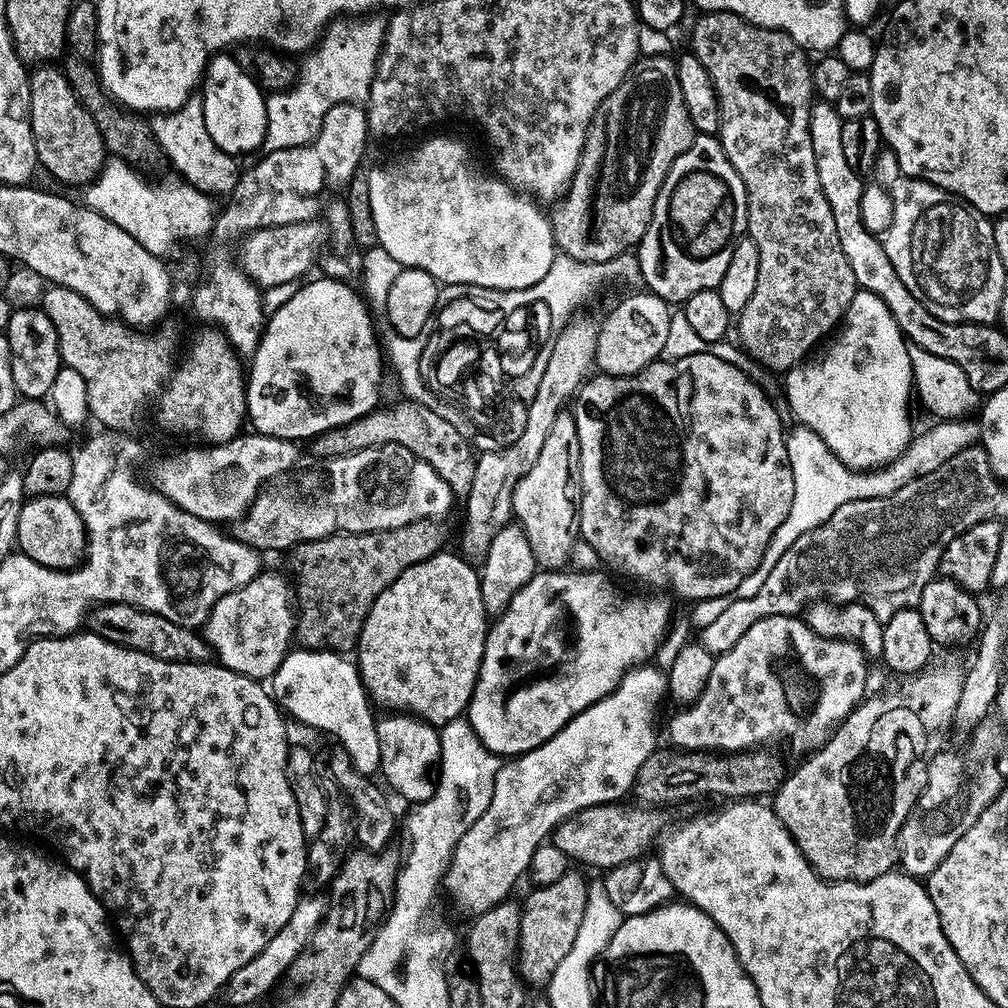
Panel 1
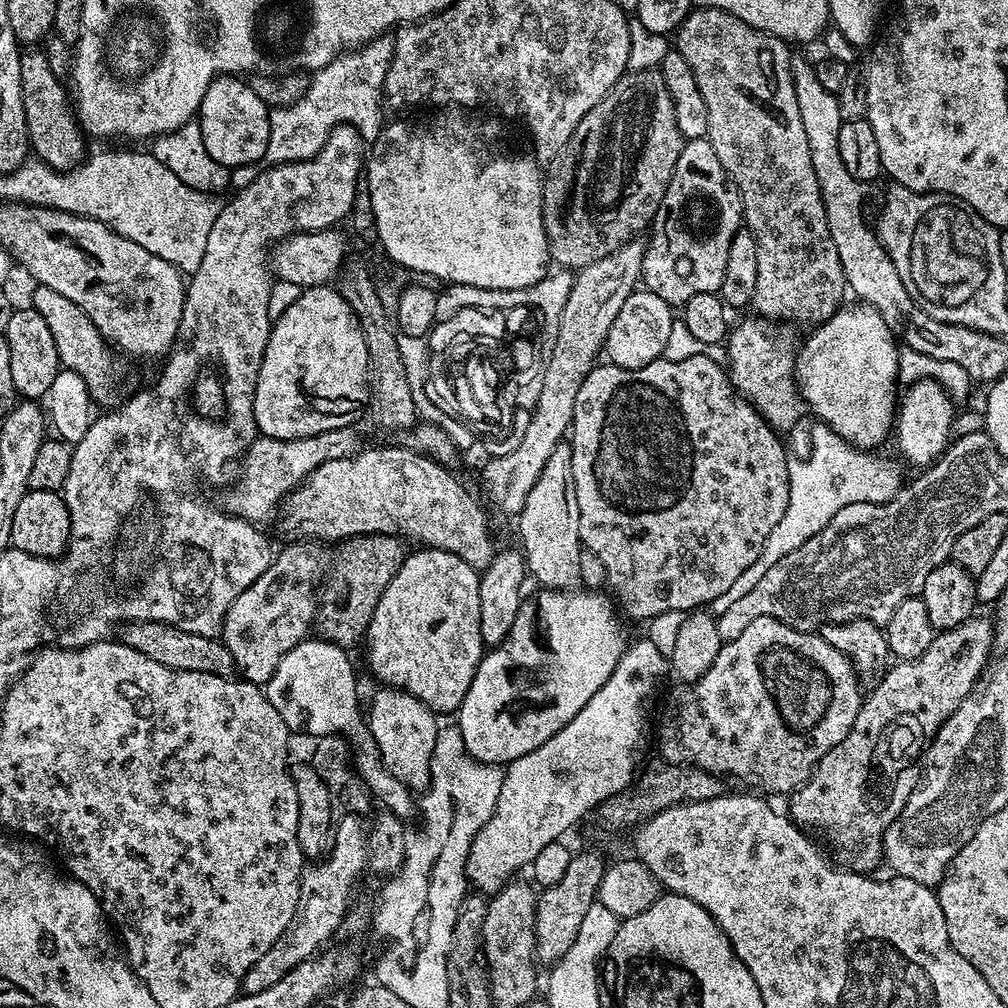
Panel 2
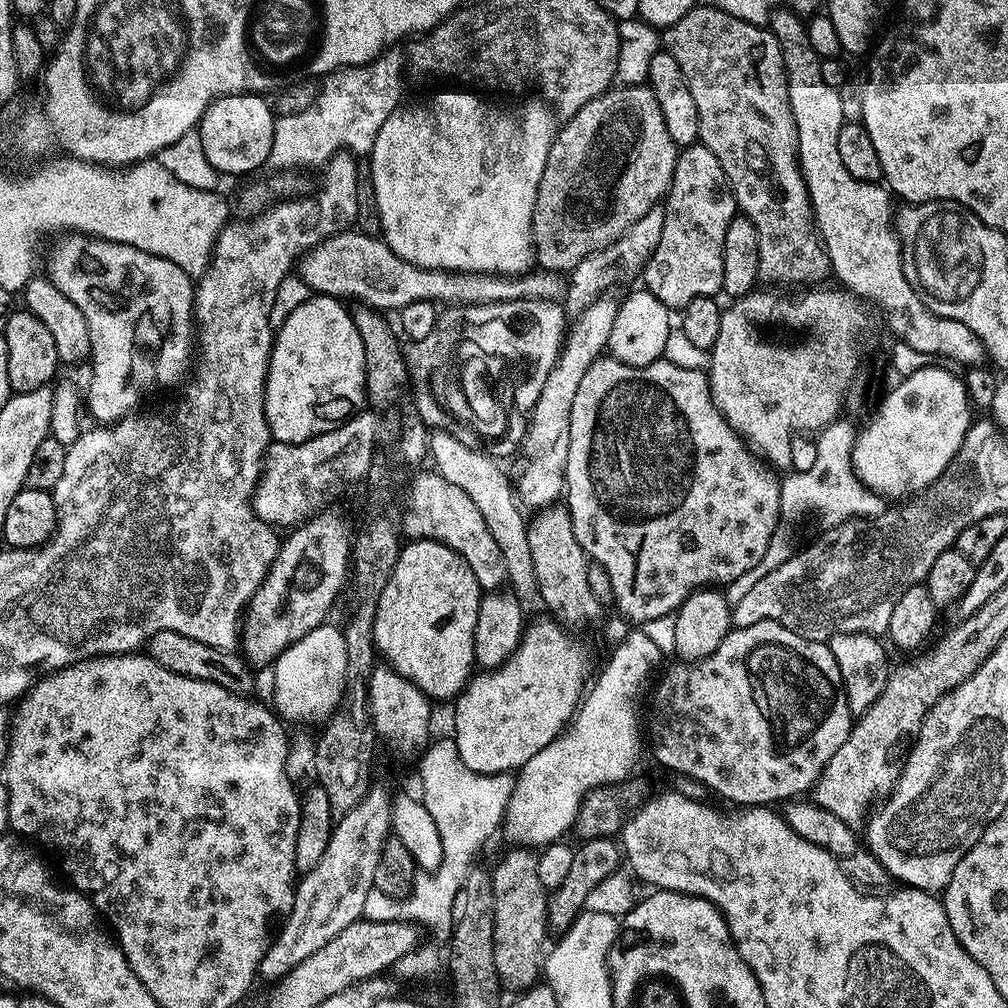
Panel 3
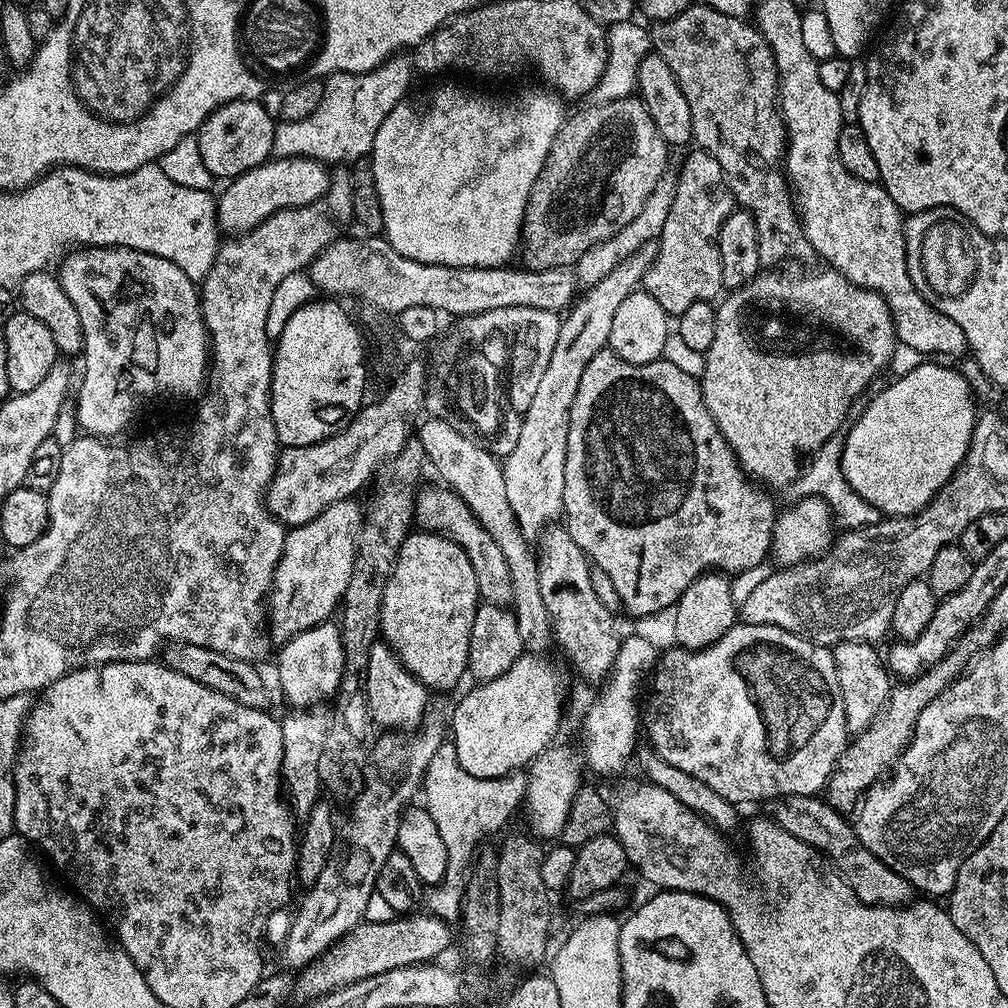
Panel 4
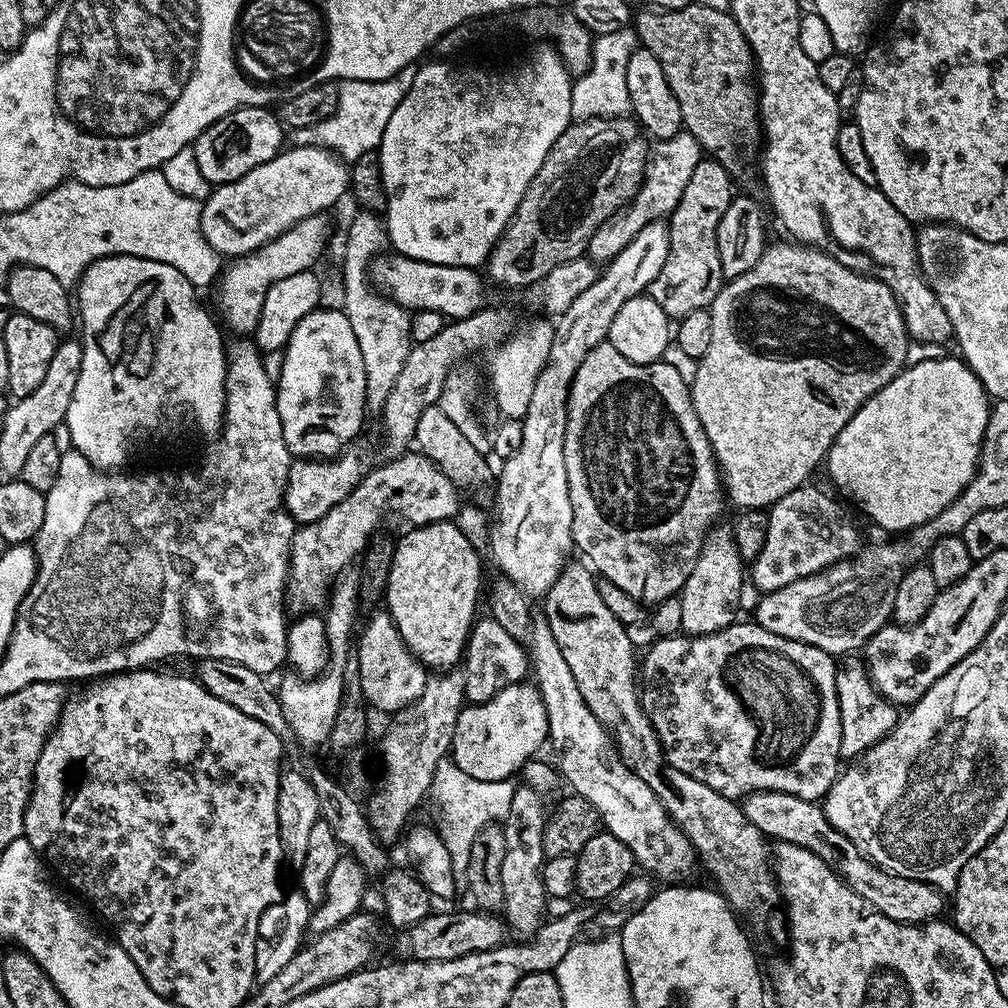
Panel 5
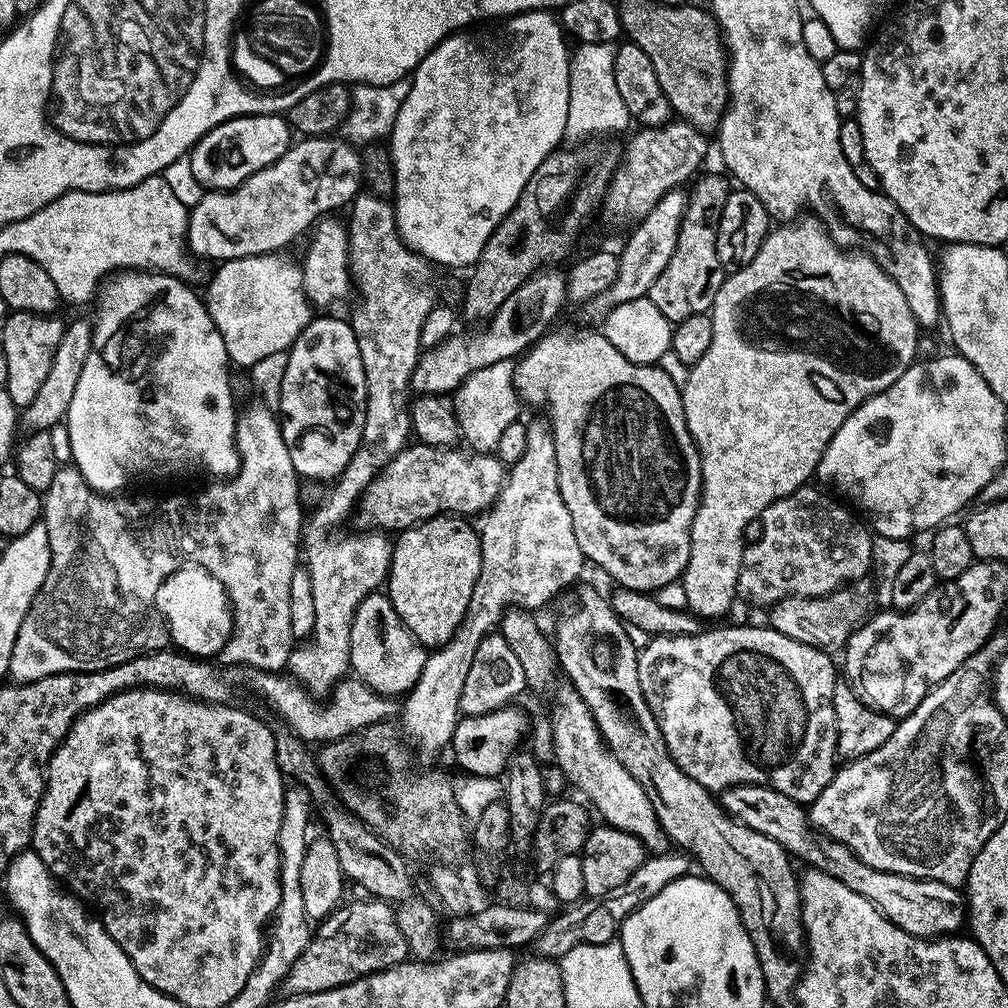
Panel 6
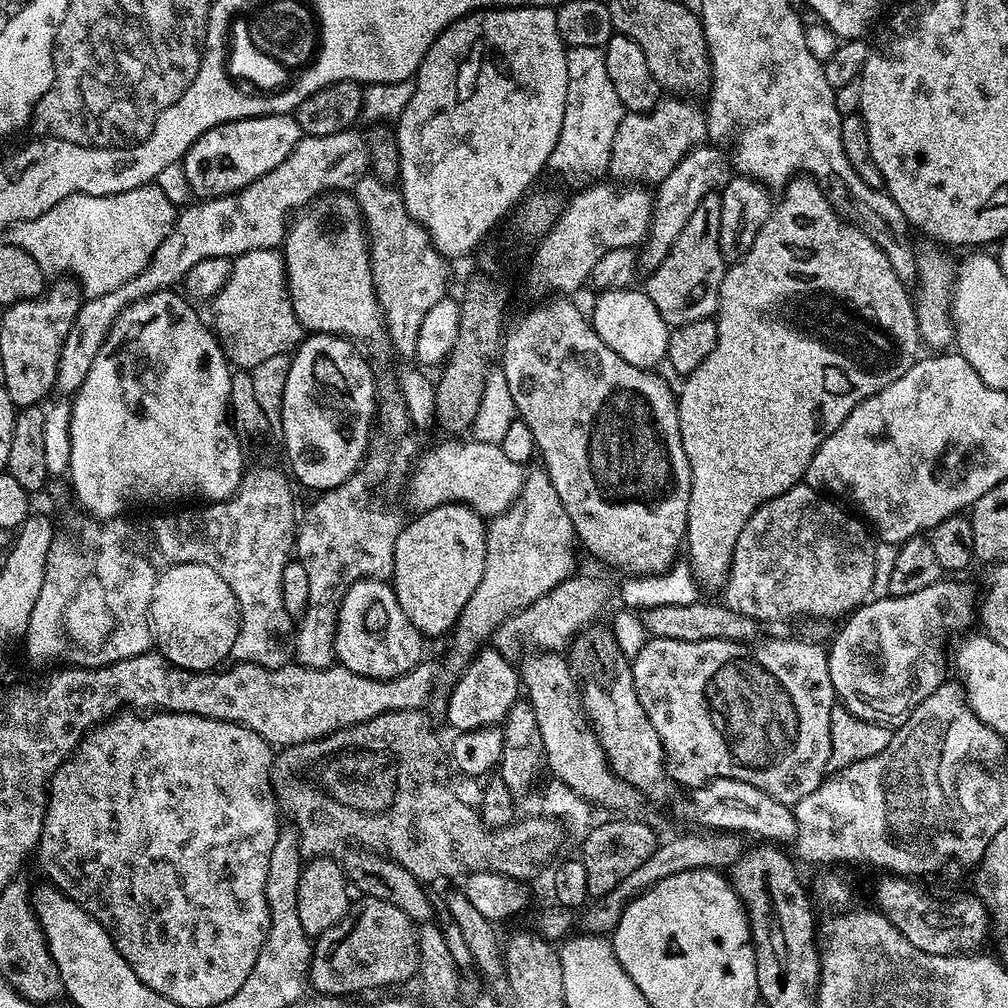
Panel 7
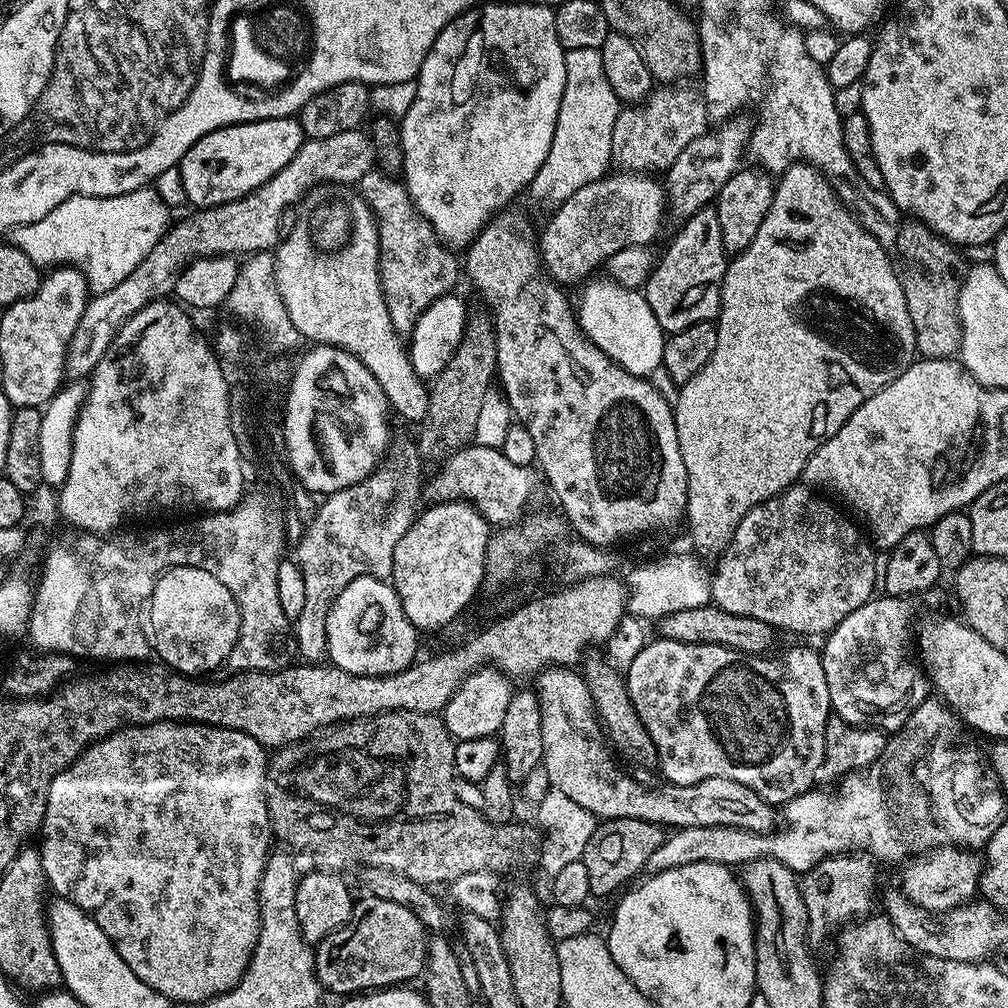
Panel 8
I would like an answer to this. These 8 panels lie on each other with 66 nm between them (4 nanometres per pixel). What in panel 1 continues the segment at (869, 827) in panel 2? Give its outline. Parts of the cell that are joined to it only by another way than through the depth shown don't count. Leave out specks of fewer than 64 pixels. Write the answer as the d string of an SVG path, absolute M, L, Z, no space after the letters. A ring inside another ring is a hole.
M952 656L945 660L936 658L920 672L901 679L904 681L888 697L869 695L833 731L832 737L805 759L808 760L805 764L785 775L774 793L776 816L794 838L798 850L802 850L806 862L810 862L822 879L873 880L897 867L900 831L924 788L926 776L921 766L927 765L930 759L924 716L936 716L936 728L940 732L953 727L965 671L965 665L960 665ZM872 756L876 756L884 776L872 776L868 769Z

